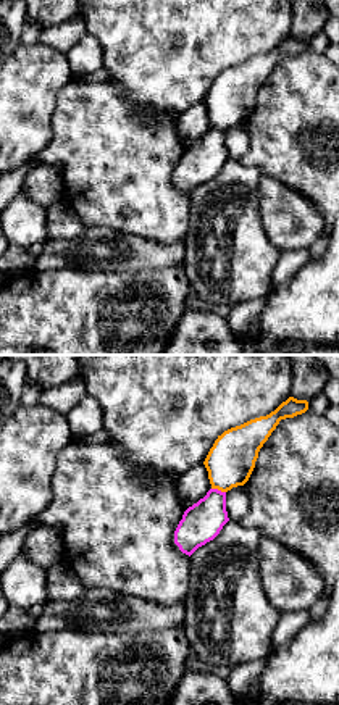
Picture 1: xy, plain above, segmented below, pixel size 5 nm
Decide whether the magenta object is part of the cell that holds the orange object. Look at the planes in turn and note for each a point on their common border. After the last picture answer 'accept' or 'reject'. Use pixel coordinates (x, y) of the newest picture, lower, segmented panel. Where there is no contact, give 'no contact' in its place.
(218, 489)

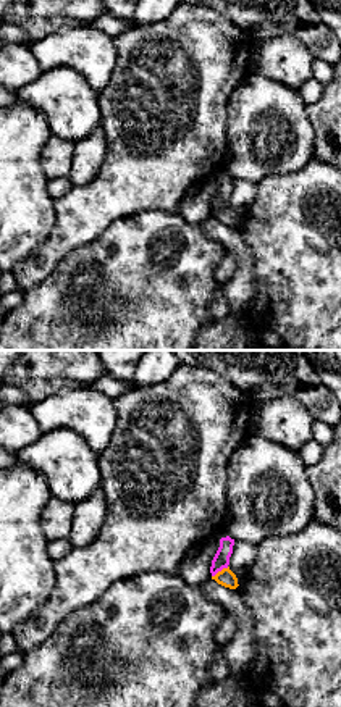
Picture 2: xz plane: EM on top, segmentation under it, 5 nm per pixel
(222, 570)

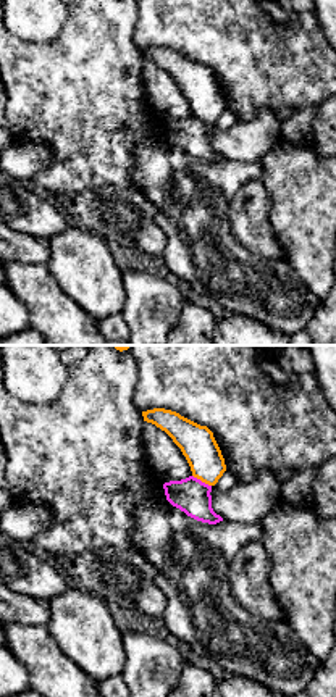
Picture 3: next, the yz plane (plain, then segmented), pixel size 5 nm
(202, 481)

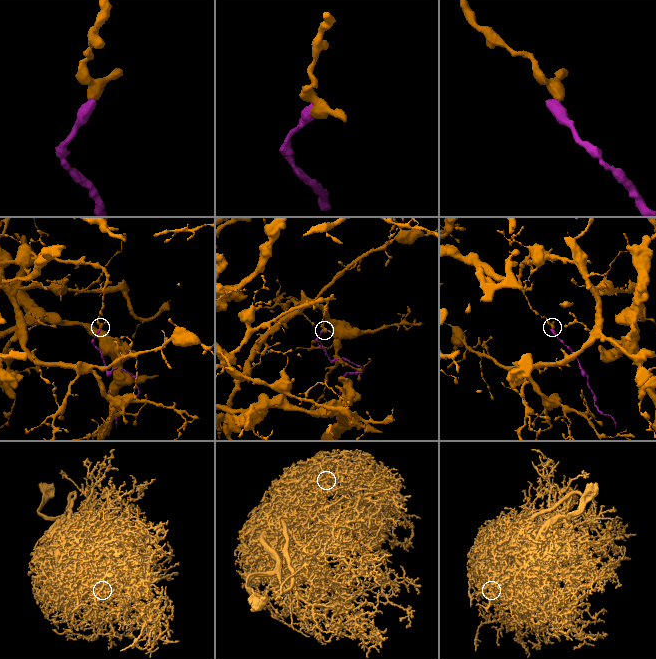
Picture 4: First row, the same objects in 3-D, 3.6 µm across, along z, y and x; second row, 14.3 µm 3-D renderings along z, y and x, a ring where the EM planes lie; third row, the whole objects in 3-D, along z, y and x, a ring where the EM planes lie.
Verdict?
reject

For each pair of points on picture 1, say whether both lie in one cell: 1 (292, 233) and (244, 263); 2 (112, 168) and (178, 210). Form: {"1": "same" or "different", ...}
{"1": "different", "2": "same"}

